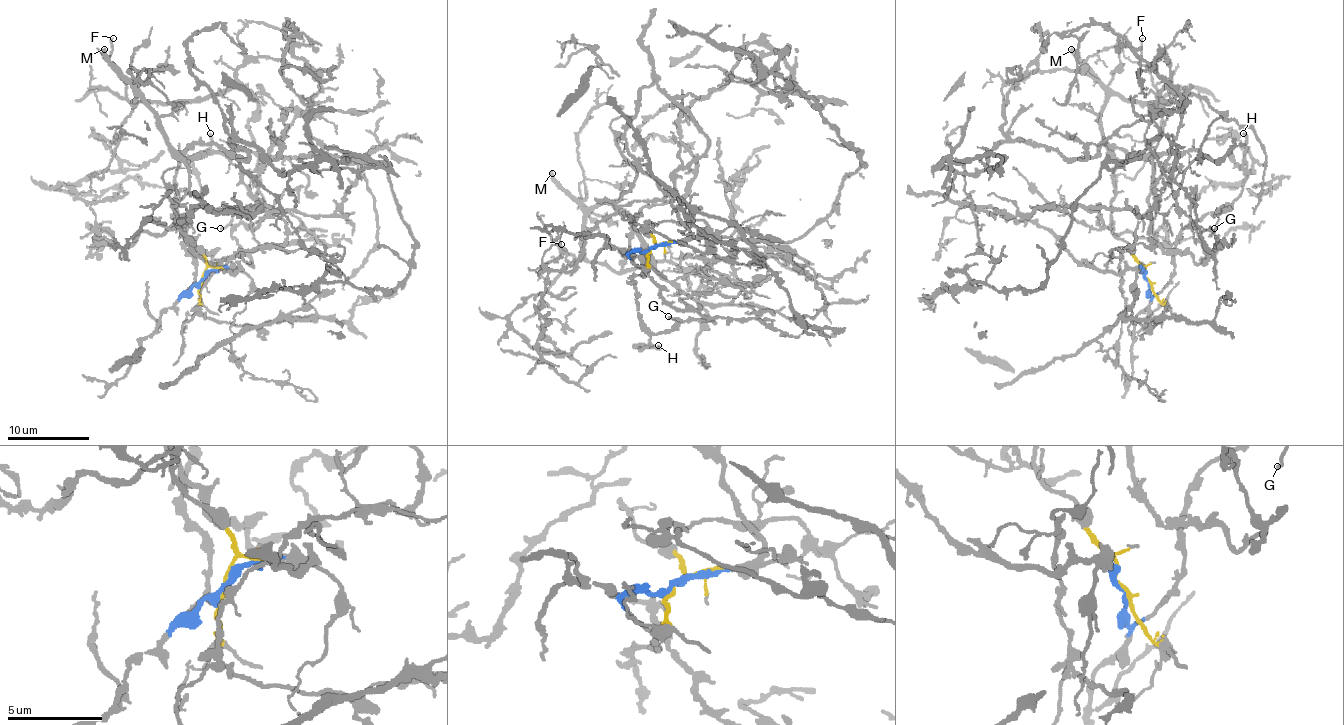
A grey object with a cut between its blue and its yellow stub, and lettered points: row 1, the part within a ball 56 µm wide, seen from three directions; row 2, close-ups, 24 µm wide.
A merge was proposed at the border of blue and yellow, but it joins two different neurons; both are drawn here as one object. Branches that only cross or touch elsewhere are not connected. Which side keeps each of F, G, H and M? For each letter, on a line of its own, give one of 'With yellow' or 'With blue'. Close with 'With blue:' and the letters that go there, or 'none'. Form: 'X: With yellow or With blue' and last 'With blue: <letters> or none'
F: With yellow
G: With blue
H: With blue
M: With yellow
With blue: G, H

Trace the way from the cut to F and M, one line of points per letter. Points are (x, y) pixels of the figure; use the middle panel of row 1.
F: (649, 248), (653, 238), (625, 213), (637, 216), (610, 203), (598, 203), (584, 220), (576, 261), (561, 244)
M: (649, 248), (655, 244), (653, 238), (625, 213), (637, 216), (631, 218), (610, 203), (584, 207), (551, 173)

